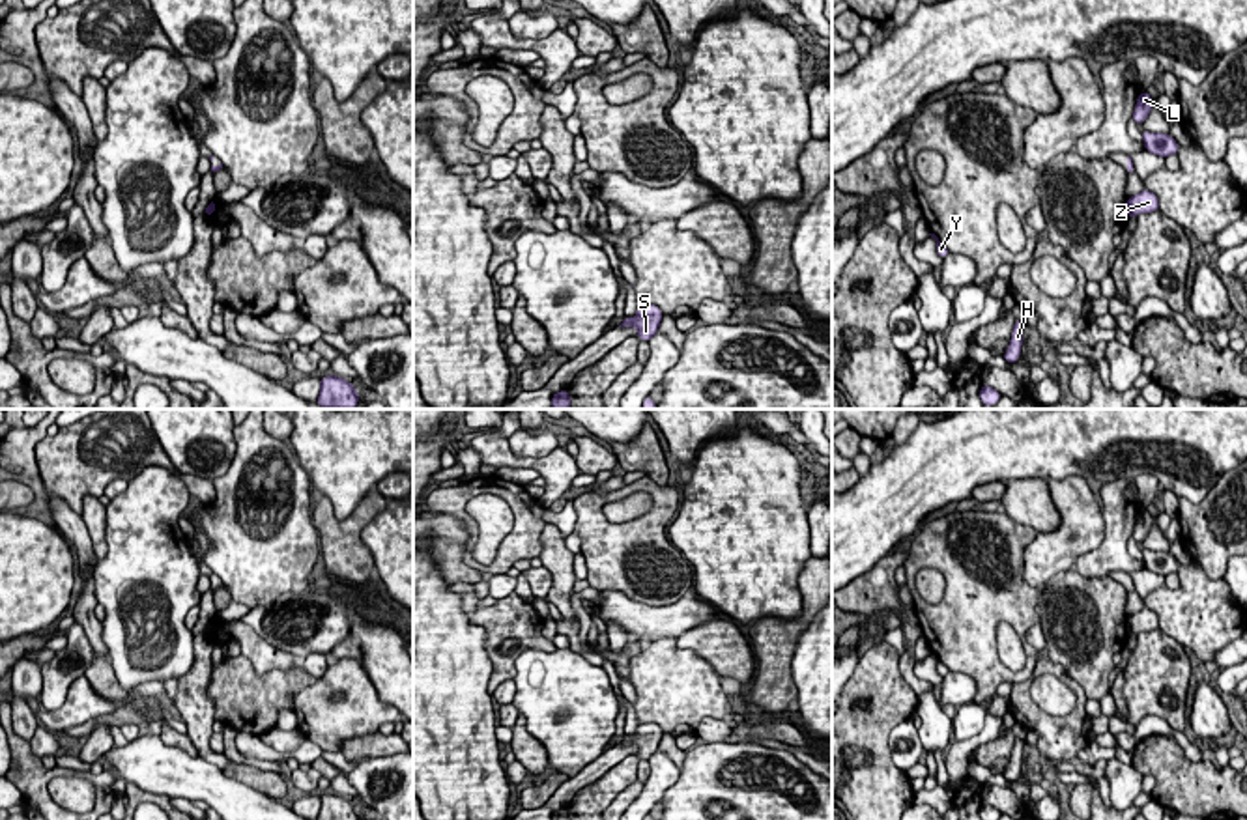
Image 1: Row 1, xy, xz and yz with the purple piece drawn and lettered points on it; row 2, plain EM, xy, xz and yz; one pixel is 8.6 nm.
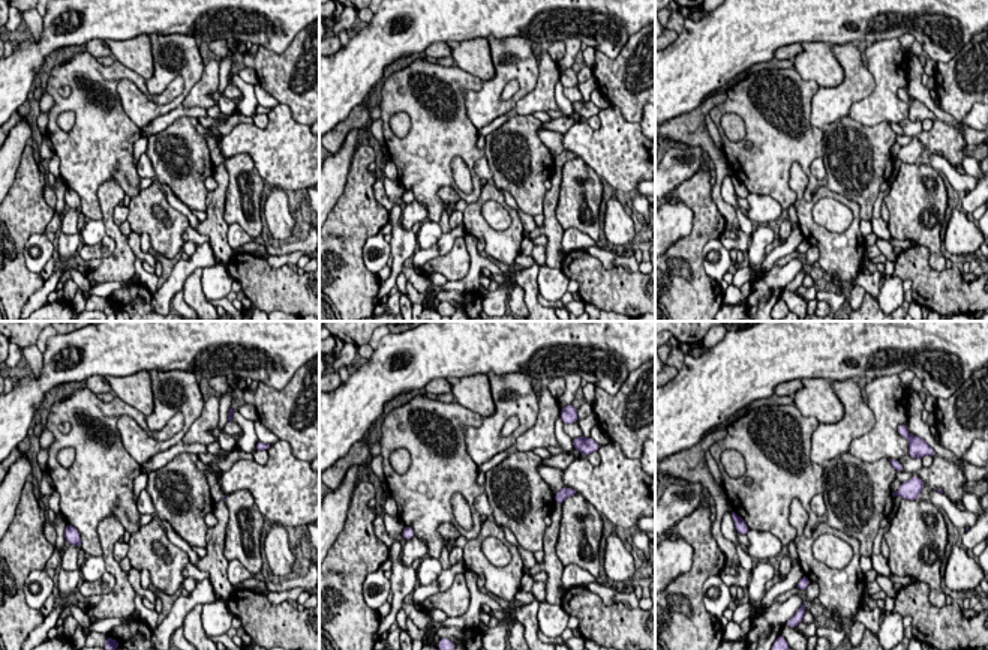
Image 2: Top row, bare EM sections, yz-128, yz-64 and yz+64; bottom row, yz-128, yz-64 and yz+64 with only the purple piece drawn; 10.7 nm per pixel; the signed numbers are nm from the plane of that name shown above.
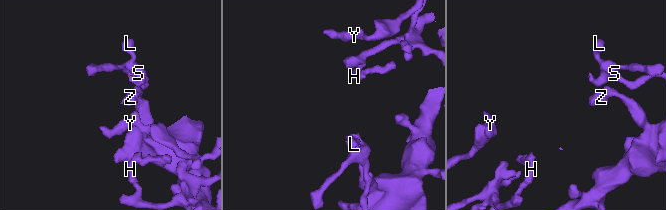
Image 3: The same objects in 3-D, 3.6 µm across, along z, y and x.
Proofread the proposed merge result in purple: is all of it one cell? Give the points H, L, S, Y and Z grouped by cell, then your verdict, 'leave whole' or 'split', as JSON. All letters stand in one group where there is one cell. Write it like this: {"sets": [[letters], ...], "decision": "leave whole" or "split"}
{"sets": [["H", "L", "S", "Y", "Z"]], "decision": "leave whole"}

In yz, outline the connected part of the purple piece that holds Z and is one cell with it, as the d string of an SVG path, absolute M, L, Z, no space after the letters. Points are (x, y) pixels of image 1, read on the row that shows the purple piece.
M1148 189L1131 196L1129 200L1125 200L1127 219L1137 217L1140 213L1152 213L1152 211L1157 211L1157 209L1159 209L1159 200Z

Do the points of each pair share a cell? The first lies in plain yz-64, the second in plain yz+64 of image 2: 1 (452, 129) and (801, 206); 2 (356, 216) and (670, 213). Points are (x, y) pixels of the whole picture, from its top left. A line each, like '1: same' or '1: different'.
1: different
2: different

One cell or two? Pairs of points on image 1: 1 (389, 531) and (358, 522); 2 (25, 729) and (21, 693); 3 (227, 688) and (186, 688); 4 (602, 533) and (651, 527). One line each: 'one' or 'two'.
1: two
2: one
3: two
4: one

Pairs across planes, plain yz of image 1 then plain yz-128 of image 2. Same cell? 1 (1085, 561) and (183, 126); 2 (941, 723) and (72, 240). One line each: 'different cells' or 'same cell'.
1: different cells
2: same cell

